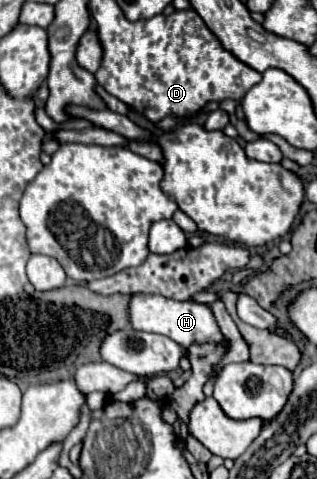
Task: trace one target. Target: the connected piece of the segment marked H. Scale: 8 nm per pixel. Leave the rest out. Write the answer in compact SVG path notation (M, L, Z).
M134 294L130 300L130 320L132 320L134 330L164 334L164 336L172 338L184 350L188 350L192 344L222 344L226 352L230 348L230 342L220 332L220 326L208 304L198 304L198 302L190 302L190 300L178 302L178 300L162 298L162 296Z

